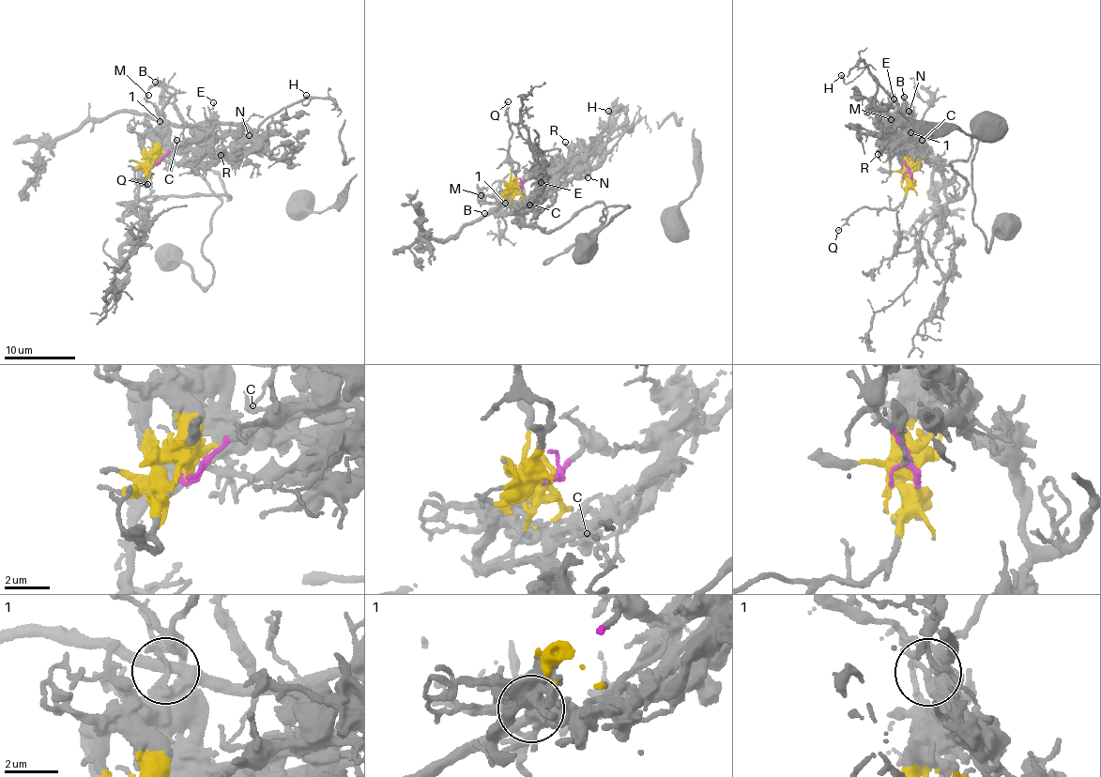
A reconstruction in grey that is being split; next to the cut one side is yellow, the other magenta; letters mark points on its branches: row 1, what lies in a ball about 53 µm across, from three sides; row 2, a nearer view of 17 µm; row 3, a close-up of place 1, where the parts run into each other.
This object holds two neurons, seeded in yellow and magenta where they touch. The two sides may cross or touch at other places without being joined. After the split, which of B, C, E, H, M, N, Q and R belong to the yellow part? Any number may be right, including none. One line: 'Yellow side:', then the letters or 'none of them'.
Yellow side: M, Q

